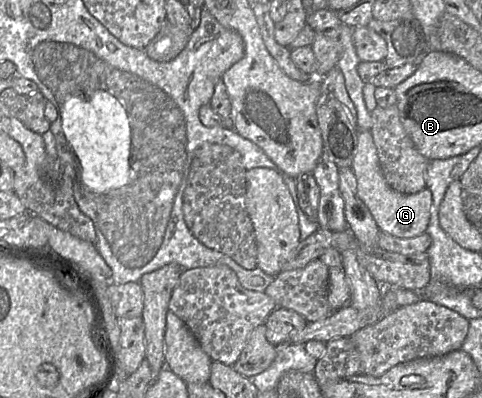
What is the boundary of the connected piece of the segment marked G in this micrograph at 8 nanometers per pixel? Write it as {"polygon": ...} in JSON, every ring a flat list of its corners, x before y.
{"polygon":[[370,131,359,133,351,168,357,179,357,195,370,210,380,232,401,238,413,238,426,233,431,215,431,191,425,188,416,194,406,195,392,189,382,173,377,148]]}

